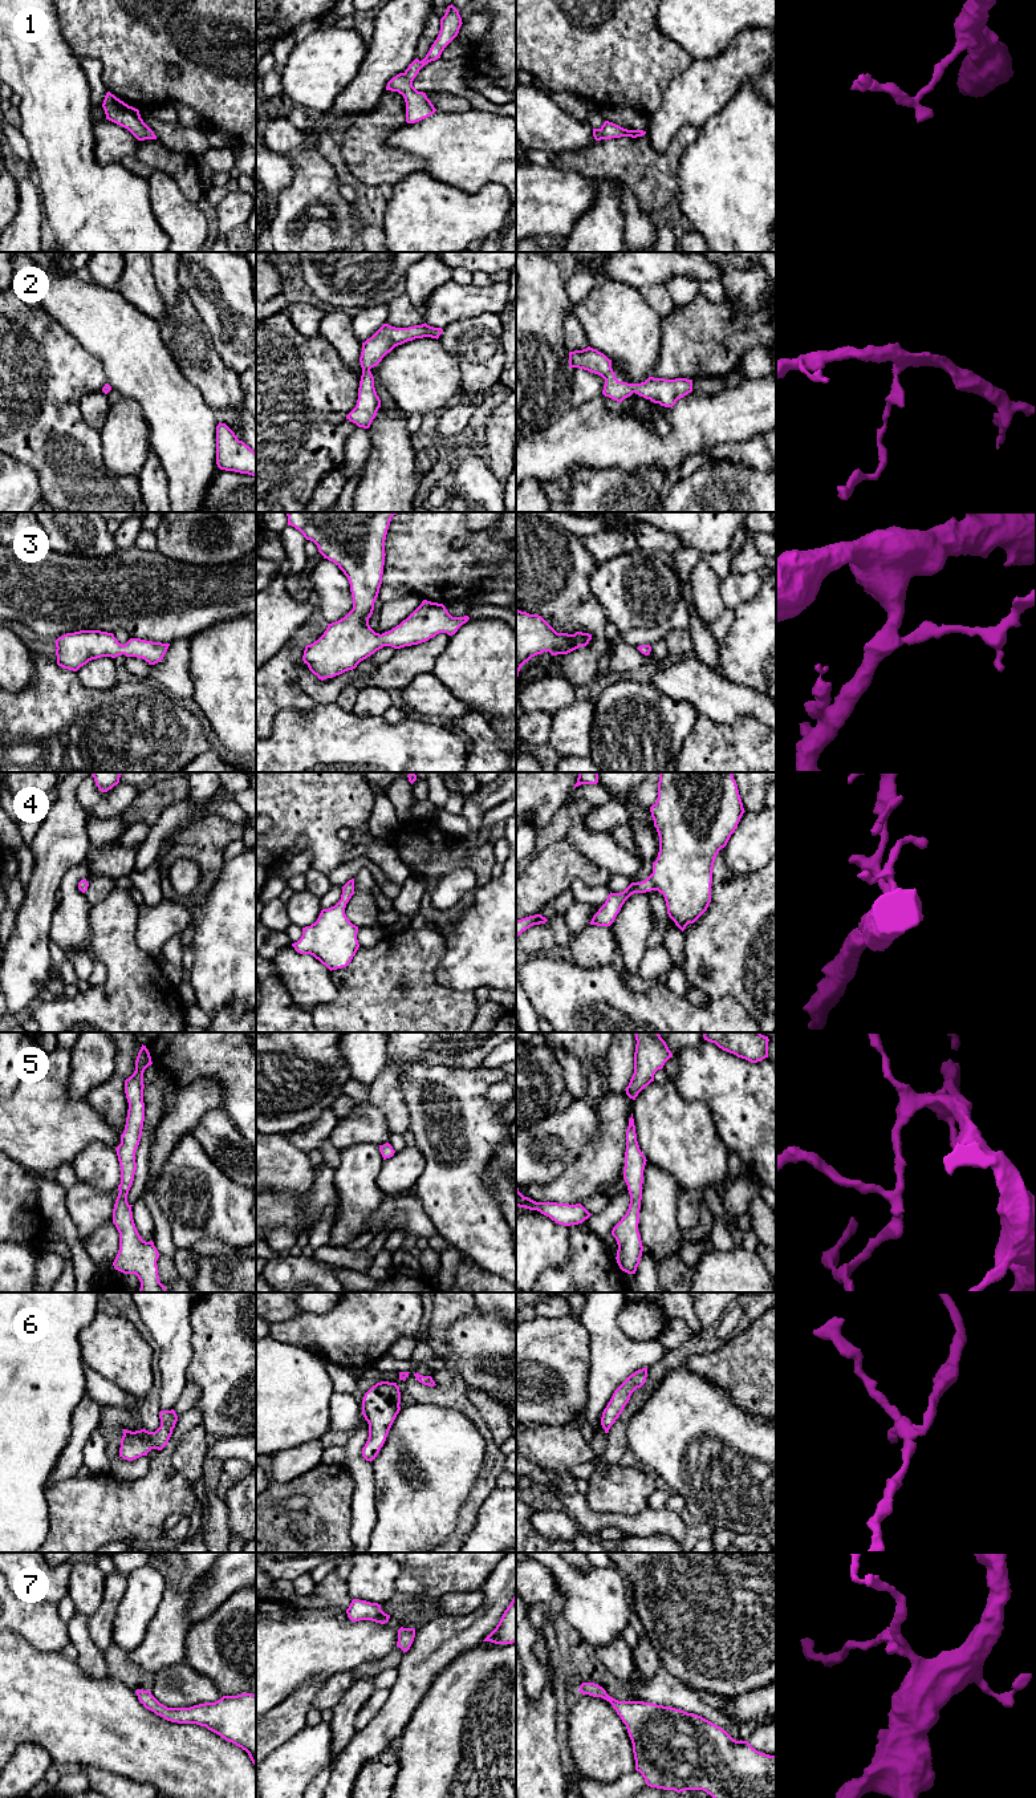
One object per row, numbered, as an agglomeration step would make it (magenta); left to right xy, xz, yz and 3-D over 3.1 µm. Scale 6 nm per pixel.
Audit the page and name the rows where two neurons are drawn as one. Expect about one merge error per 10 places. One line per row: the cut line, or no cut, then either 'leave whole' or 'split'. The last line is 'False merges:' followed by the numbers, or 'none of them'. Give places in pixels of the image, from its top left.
1: cut none; leave whole
2: cut none; leave whole
3: cut none; leave whole
4: cut none; leave whole
5: cut none; leave whole
6: cut none; leave whole
7: cut none; leave whole
False merges: none of them

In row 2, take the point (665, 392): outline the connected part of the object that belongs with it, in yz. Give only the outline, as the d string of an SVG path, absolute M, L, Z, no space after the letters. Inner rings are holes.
M590 346L569 352L569 368L584 369L601 376L605 380L602 394L617 402L622 402L635 393L661 406L673 407L678 399L692 391L692 380L687 378L665 380L649 377L641 383L618 381L612 369L612 360Z

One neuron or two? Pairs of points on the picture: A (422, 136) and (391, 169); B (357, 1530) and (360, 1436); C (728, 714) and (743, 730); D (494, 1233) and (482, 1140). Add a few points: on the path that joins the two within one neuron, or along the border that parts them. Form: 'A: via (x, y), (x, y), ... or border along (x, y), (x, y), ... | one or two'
A: border along (406, 124), (388, 143), (418, 155), (422, 169) | two
B: via (362, 1506), (362, 1473), (356, 1465), (356, 1460) | one
C: border along (705, 715), (728, 725), (746, 718), (762, 725) | two
D: via (474, 1210), (474, 1164) | one

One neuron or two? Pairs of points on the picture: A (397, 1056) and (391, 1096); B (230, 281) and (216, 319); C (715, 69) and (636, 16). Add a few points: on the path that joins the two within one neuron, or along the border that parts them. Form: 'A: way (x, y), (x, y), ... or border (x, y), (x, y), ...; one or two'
A: way (394, 1066), (391, 1087); one
B: way (224, 291), (224, 309); one
C: border (693, 60), (670, 81); two

